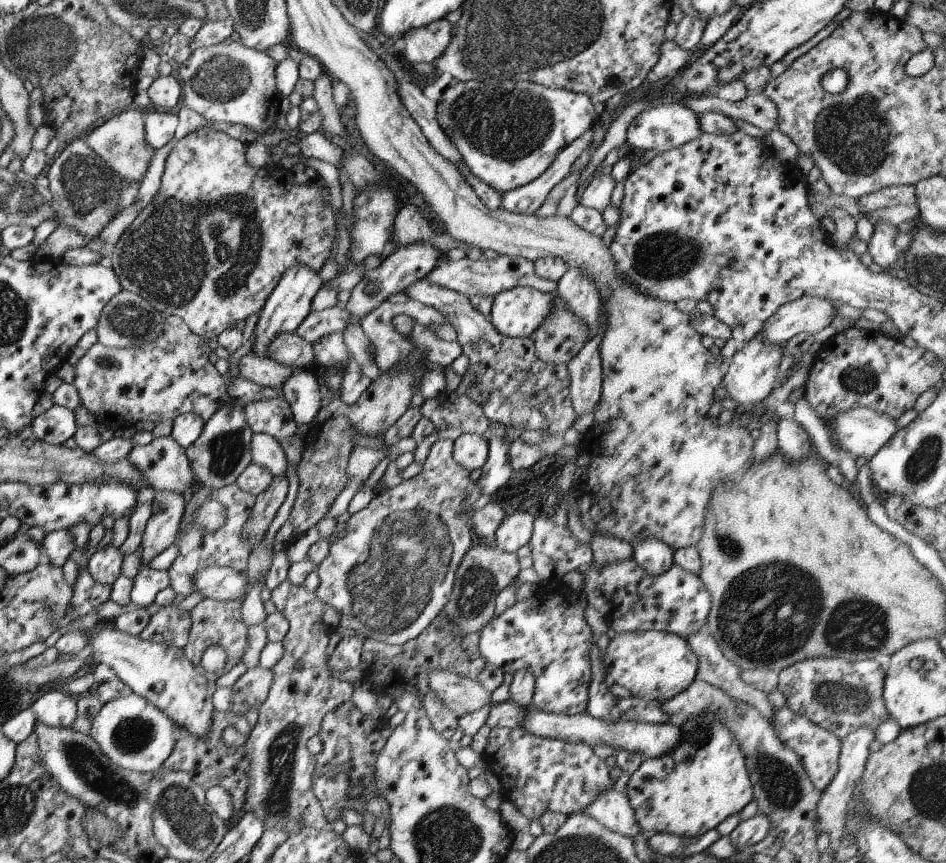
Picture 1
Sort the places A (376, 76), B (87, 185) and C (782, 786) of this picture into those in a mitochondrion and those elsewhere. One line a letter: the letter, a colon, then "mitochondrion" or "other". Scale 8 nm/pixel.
A: other
B: mitochondrion
C: mitochondrion

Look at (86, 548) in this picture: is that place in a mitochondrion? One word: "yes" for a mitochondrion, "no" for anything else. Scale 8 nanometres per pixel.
no

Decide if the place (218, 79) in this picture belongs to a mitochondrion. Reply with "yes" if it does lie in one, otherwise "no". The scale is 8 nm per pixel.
yes

